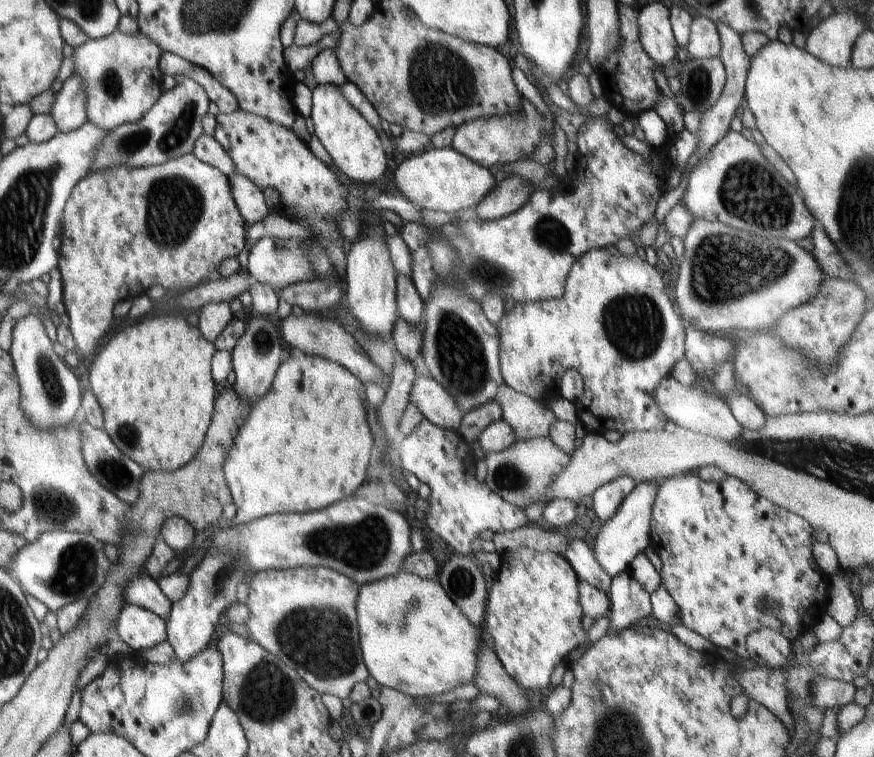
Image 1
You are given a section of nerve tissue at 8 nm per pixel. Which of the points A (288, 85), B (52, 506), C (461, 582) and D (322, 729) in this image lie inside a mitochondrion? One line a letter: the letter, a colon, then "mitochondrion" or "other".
A: other
B: mitochondrion
C: mitochondrion
D: other

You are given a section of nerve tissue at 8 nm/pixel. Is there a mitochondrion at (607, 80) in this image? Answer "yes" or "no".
no

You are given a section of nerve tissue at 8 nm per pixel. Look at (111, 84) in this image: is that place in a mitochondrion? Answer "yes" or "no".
yes

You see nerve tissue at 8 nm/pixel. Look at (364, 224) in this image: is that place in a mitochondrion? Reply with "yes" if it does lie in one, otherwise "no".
no

